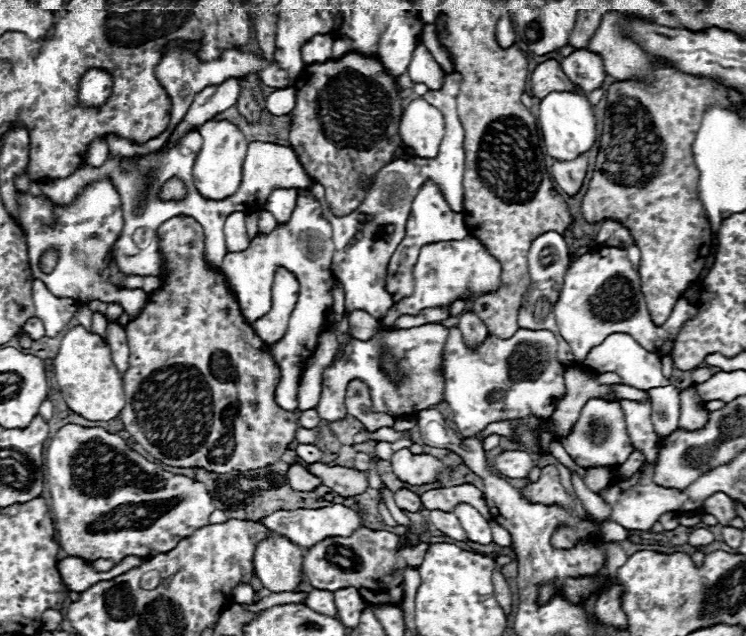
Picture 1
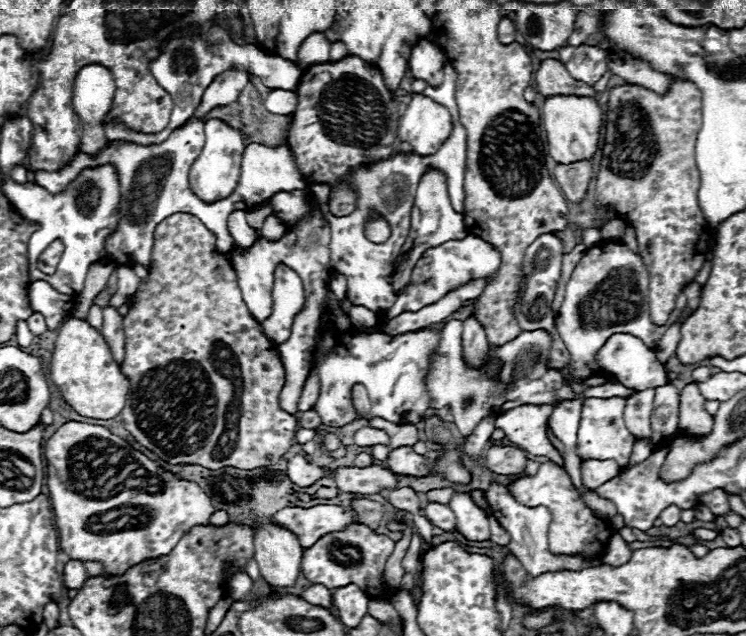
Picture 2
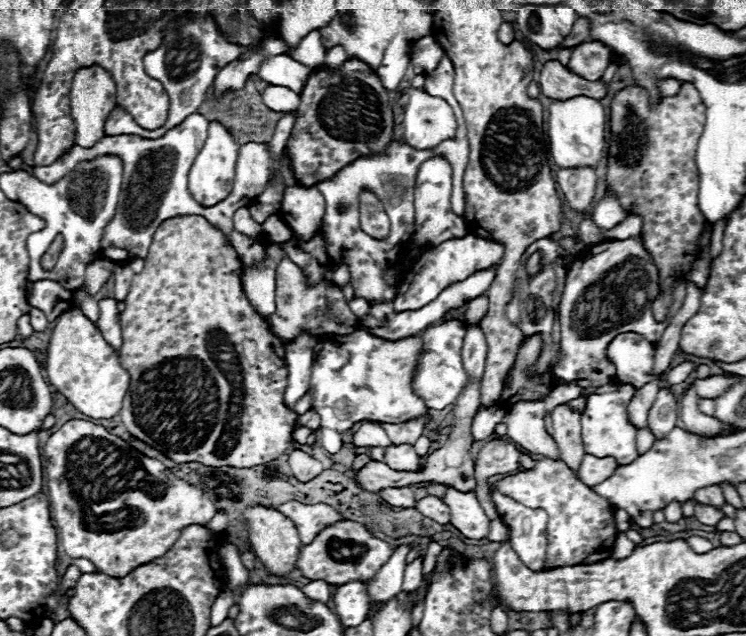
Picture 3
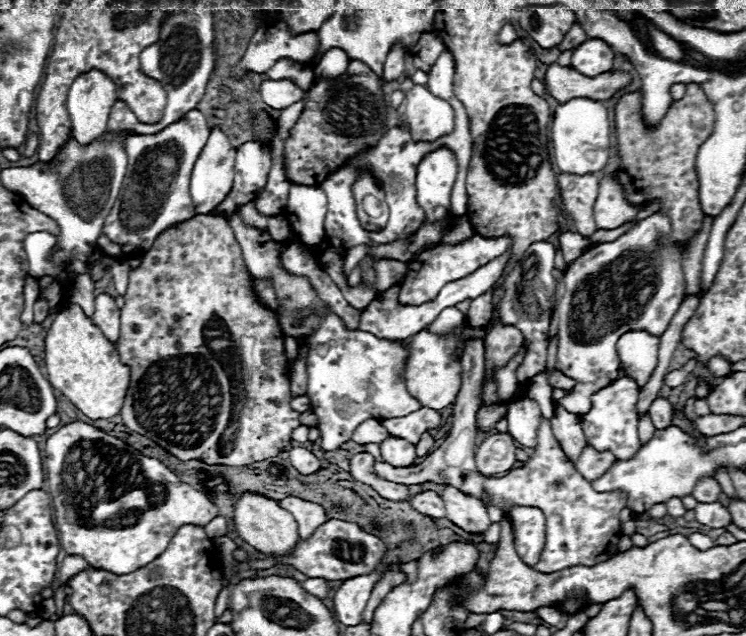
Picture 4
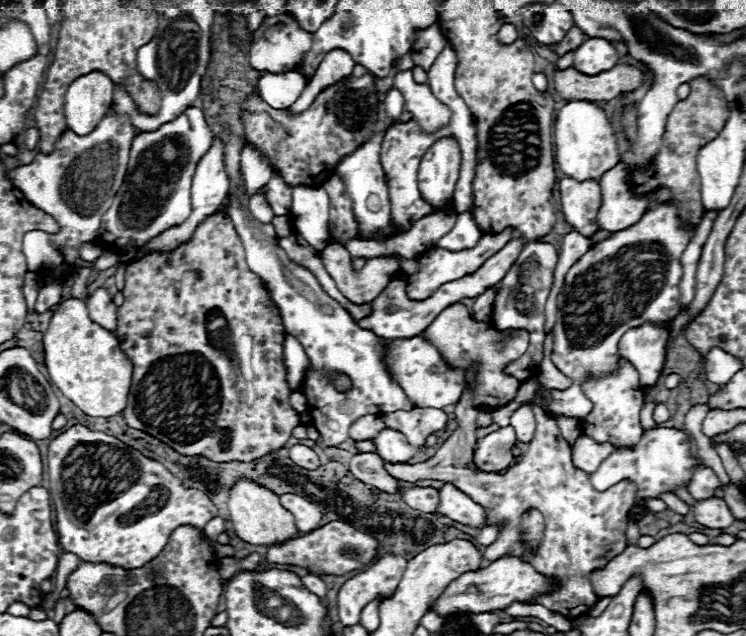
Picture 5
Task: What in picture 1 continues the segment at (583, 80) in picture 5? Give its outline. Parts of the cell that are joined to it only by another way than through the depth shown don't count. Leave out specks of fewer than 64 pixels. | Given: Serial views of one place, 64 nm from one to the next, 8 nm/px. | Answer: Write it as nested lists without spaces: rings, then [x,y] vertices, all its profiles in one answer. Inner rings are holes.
[[[546,60],[542,64],[538,64],[534,68],[534,72],[530,74],[530,82],[528,82],[528,90],[534,98],[544,98],[546,94],[558,90],[558,92],[574,92],[576,86],[566,78],[560,62],[556,60]]]

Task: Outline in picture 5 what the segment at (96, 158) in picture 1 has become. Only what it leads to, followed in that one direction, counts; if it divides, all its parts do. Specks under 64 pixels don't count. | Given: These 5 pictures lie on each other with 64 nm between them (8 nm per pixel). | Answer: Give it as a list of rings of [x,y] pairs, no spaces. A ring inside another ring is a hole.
[[[90,72],[76,78],[64,96],[64,114],[68,120],[68,128],[86,136],[94,132],[102,116],[112,106],[114,82],[102,72]]]

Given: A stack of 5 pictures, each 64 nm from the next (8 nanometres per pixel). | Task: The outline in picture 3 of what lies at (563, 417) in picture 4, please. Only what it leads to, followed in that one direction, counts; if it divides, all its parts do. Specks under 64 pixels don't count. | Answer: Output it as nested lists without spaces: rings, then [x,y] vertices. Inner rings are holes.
[[[560,404],[552,410],[552,438],[556,440],[562,460],[568,464],[568,468],[574,468],[574,474],[578,474],[578,468],[582,464],[584,448],[580,438],[580,414],[574,412],[568,404]]]

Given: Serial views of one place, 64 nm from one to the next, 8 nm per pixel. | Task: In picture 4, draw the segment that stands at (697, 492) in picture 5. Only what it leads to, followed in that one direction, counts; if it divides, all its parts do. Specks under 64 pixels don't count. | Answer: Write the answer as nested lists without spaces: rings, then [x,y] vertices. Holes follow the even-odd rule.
[[[704,478],[696,484],[696,488],[692,490],[692,496],[698,502],[718,502],[718,496],[722,494],[720,484],[714,478]]]

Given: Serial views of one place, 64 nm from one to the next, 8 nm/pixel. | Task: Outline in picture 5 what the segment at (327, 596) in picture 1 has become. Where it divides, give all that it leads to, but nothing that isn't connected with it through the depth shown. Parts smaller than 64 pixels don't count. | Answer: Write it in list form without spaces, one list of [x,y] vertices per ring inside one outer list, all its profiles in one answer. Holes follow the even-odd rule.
[[[308,574],[308,576],[304,576],[302,578],[302,584],[304,584],[304,588],[306,590],[310,590],[312,594],[316,594],[316,596],[326,596],[326,584],[324,584],[324,580],[322,578],[318,578],[318,576],[312,576],[312,574]]]

